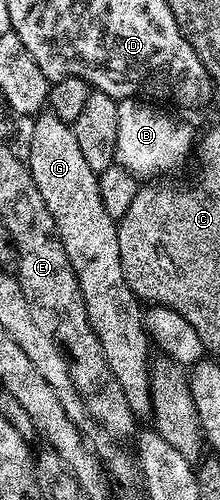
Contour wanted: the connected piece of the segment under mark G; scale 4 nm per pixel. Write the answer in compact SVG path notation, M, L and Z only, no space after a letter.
M49 112L37 115L33 122L28 157L30 175L32 180L36 180L36 188L40 188L44 204L48 204L48 212L52 212L60 244L64 244L64 252L68 252L68 264L72 264L72 272L76 272L92 332L96 332L96 340L100 340L100 348L104 348L104 360L108 360L108 368L112 368L112 376L120 380L120 388L124 388L124 396L128 399L128 408L132 408L139 419L149 419L152 414L152 341L143 322L143 303L132 292L120 264L117 221L108 208L104 208L104 200L100 200L98 175L88 168L76 145L73 125Z

